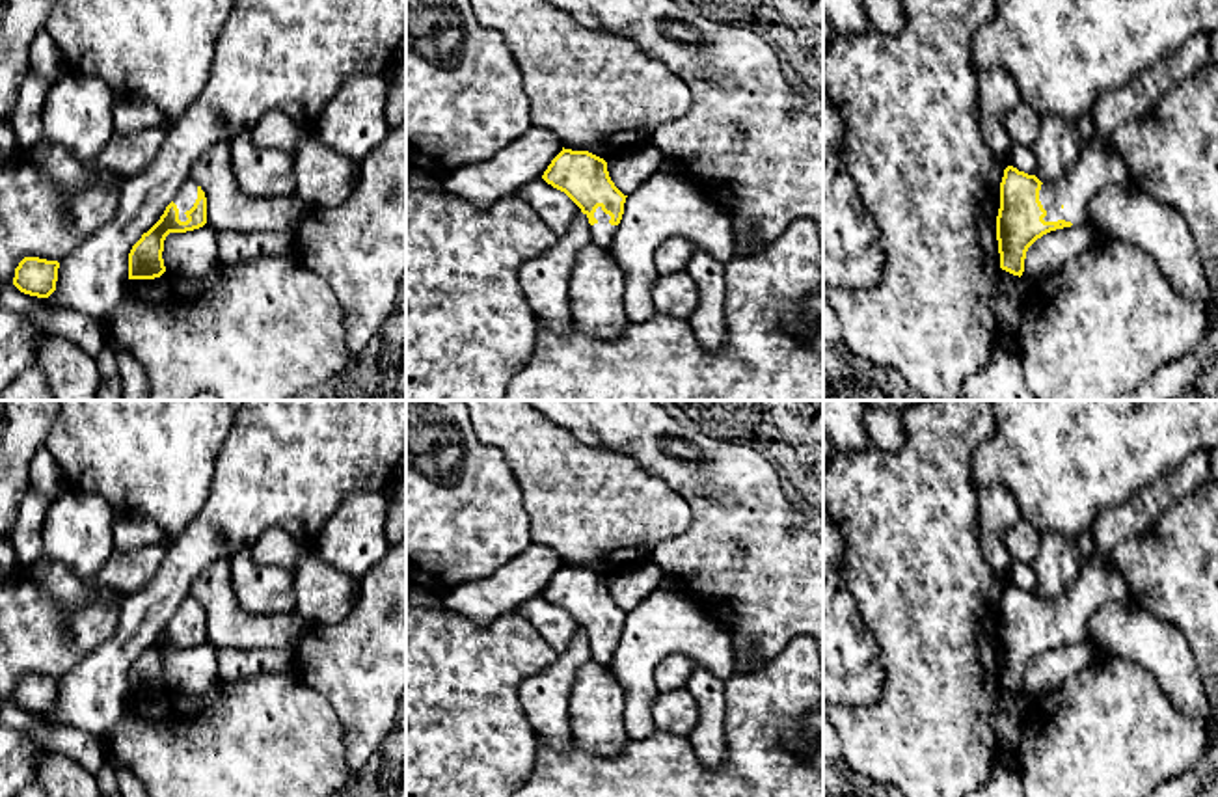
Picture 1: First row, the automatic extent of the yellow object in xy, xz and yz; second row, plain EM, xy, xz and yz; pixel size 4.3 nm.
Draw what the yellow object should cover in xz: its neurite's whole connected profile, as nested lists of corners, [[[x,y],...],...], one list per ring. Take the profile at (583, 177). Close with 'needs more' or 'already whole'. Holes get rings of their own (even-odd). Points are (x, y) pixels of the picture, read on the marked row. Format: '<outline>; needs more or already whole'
[[[562,147],[542,179],[564,192],[589,218],[592,244],[609,250],[628,196],[611,181],[607,162],[589,151]]]; needs more

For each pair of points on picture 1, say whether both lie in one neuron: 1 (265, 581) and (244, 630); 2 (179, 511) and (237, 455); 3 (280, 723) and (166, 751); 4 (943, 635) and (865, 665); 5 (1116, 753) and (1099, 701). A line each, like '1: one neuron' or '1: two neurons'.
1: two neurons
2: two neurons
3: one neuron
4: two neurons
5: one neuron

